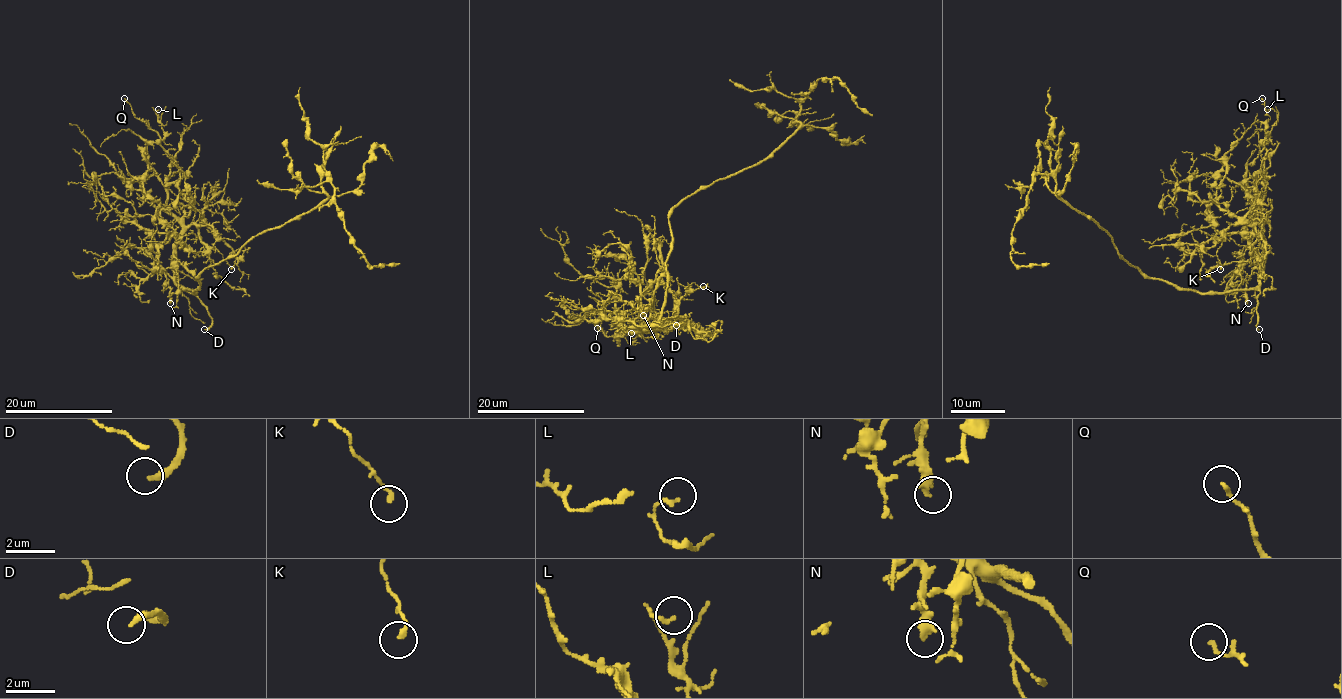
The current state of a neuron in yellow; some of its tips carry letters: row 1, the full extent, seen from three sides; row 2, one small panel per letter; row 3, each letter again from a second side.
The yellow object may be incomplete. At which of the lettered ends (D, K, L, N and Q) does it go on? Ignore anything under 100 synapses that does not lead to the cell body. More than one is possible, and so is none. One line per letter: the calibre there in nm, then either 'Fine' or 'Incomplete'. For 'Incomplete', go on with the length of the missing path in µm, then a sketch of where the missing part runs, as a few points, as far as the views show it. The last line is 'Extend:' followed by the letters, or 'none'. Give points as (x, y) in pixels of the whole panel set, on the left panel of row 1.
D: Thickness 240 nm. Incomplete. Missing length about 50 µm
K: Thickness 190 nm. Fine
L: Thickness 140 nm. Fine
N: Thickness 260 nm. Fine
Q: Thickness 140 nm. Fine
Extend: D

